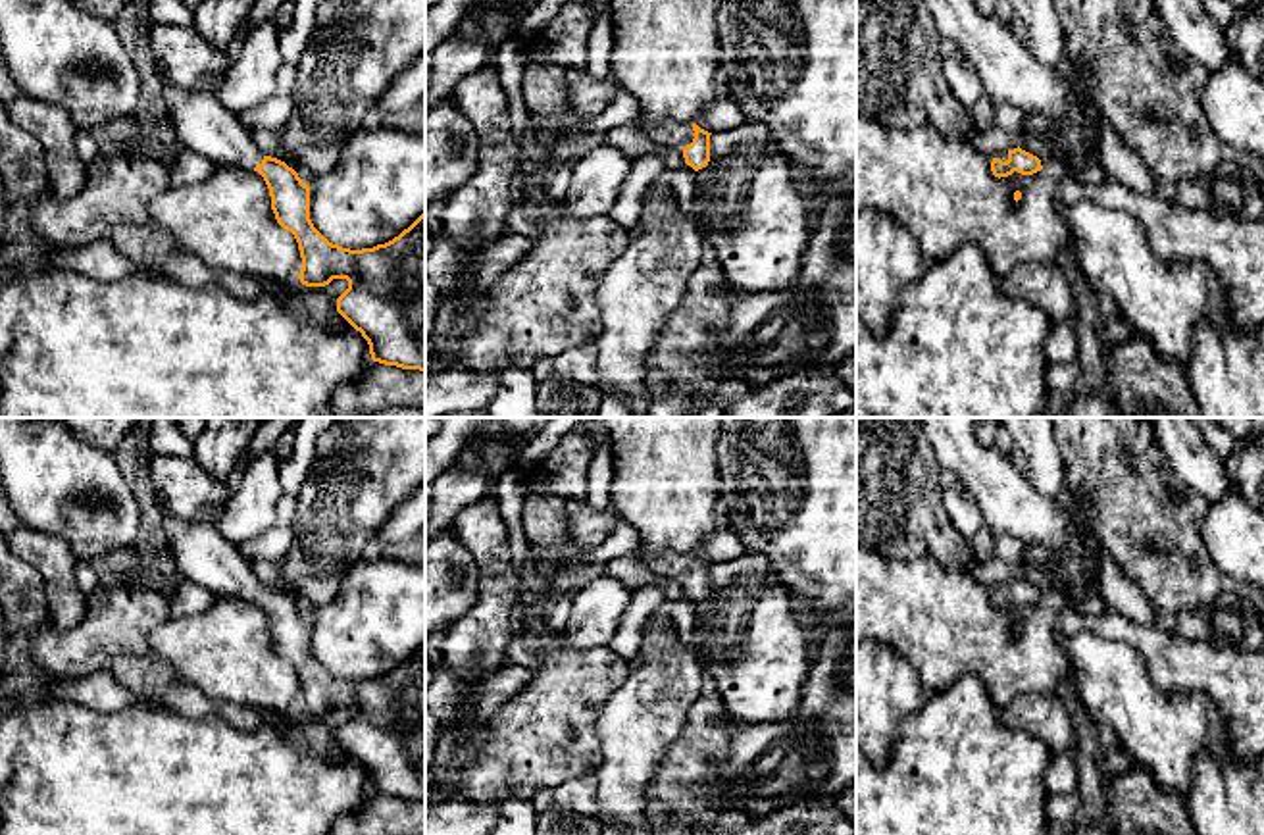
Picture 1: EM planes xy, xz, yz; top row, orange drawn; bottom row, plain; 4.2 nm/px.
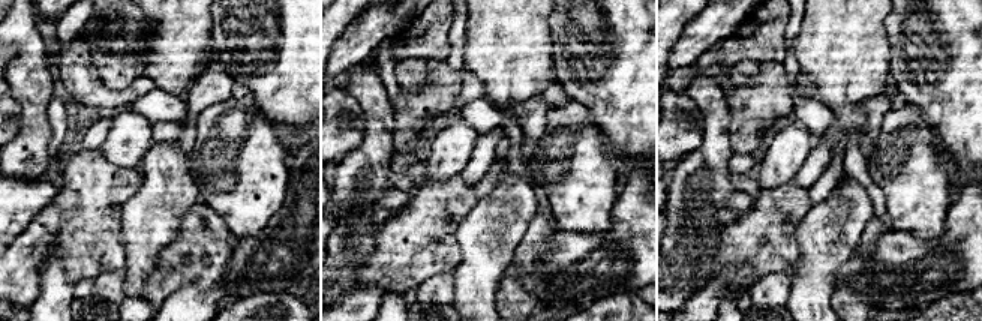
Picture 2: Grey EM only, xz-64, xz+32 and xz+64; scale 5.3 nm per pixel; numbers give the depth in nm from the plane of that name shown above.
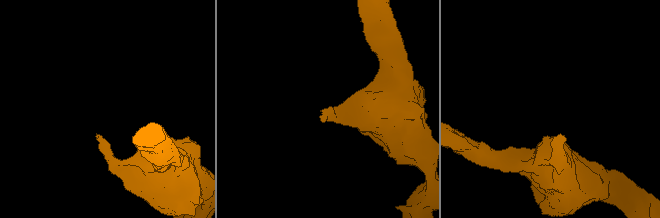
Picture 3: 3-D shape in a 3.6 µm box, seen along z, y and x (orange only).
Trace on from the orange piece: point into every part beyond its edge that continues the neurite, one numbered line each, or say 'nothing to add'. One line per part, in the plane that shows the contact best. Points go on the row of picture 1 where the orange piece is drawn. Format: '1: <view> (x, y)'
1: xz (664, 133)

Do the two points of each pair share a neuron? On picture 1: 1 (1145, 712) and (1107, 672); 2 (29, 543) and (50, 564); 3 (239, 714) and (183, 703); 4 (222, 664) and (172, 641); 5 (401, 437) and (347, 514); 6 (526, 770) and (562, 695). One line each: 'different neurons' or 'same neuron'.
1: same neuron
2: same neuron
3: same neuron
4: same neuron
5: same neuron
6: same neuron

